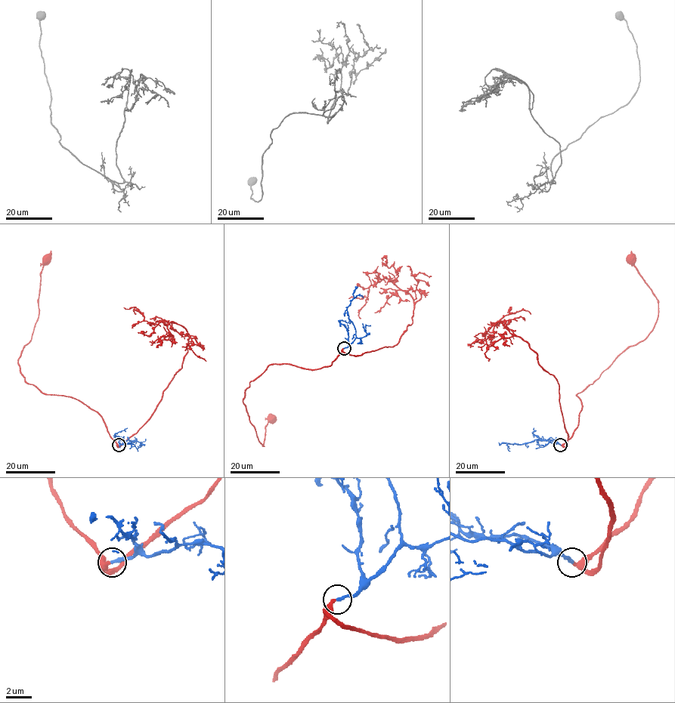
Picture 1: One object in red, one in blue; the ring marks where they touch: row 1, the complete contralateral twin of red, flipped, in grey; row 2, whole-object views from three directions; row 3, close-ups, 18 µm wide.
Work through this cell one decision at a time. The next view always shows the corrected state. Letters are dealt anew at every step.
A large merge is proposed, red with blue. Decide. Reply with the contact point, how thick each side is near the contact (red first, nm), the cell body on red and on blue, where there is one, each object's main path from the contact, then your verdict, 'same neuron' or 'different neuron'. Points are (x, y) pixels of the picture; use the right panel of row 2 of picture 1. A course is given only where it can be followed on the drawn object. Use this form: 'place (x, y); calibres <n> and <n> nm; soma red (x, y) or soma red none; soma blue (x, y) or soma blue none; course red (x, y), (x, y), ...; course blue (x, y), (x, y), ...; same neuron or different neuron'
place (560, 445); calibres 340 and 240 nm; soma red (631, 259); soma blue none; course red (561, 445), (577, 425), (581, 402), (576, 395), (629, 346), (645, 338), (657, 316), (657, 299), (631, 257); course blue (561, 445), (535, 439), (519, 444), (509, 442), (506, 445), (509, 451); same neuron

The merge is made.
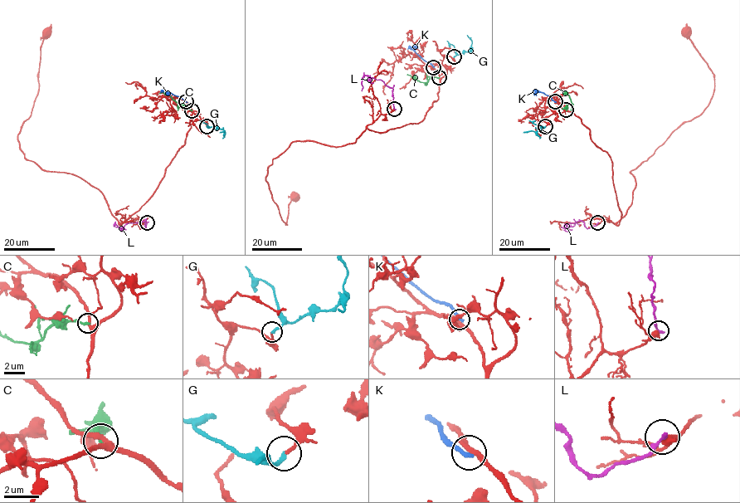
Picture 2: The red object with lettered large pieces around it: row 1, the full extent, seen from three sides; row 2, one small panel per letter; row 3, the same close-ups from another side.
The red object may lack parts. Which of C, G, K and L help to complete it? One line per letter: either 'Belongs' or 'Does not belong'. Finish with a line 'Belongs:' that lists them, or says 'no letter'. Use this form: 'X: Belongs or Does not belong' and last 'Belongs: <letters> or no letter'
C: Does not belong
G: Belongs
K: Does not belong
L: Does not belong
Belongs: G

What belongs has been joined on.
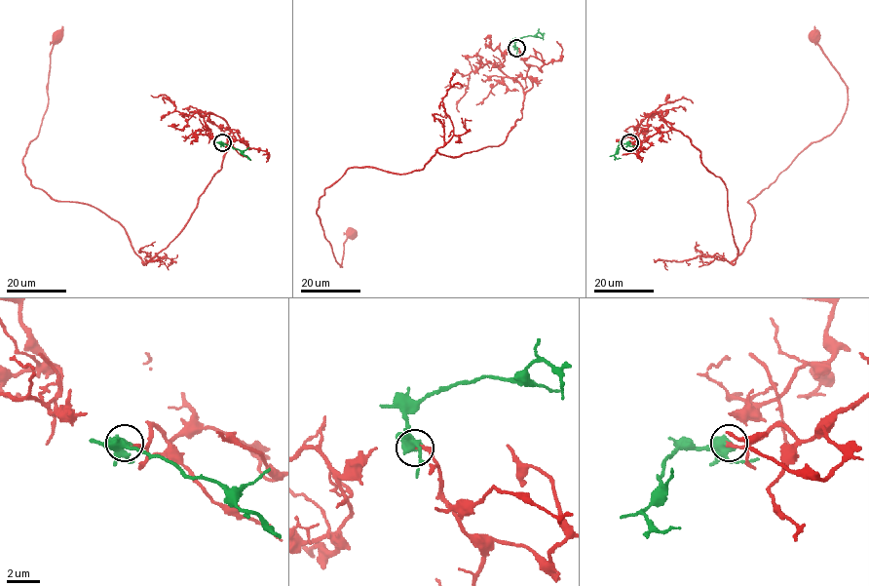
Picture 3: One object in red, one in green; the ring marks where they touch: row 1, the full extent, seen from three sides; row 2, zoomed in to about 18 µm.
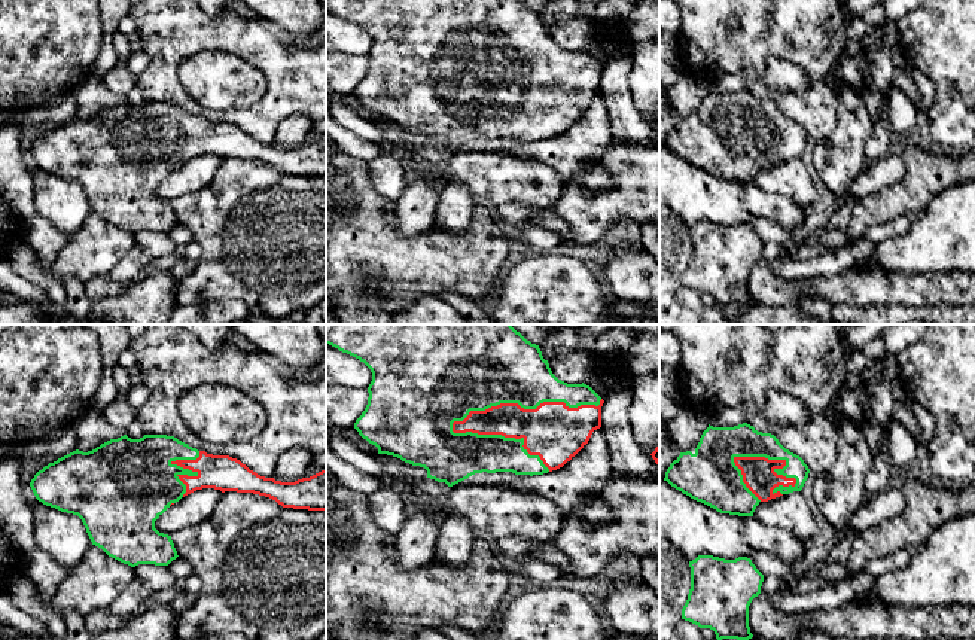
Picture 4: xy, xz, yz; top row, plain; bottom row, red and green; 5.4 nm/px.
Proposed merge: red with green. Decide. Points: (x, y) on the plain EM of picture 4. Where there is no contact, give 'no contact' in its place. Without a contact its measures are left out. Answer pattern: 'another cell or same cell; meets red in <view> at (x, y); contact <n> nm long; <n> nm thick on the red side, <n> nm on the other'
same cell; meets red in xz at (523, 75); contact 850 nm long; 320 nm thick on the red side, 380 nm on the other

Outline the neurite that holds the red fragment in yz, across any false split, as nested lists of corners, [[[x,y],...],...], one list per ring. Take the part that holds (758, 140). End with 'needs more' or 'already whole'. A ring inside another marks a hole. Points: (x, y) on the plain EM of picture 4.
[[[747,89],[734,94],[709,91],[695,119],[680,119],[667,135],[664,147],[720,180],[753,183],[761,168],[801,158],[808,140],[804,127],[786,116],[771,100],[758,98]]]; needs more

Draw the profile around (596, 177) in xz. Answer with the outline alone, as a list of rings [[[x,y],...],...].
[[[594,162],[586,167],[586,171],[582,176],[582,183],[597,193],[610,191],[615,188],[613,180],[601,168],[600,162]]]

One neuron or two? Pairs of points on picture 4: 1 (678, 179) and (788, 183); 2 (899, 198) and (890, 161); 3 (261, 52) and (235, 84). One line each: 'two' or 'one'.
1: two
2: two
3: two

